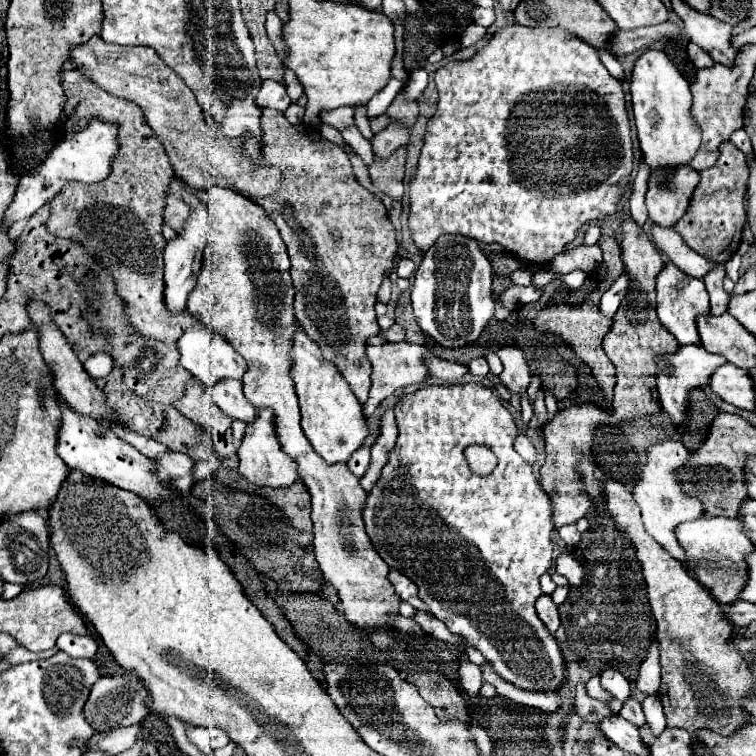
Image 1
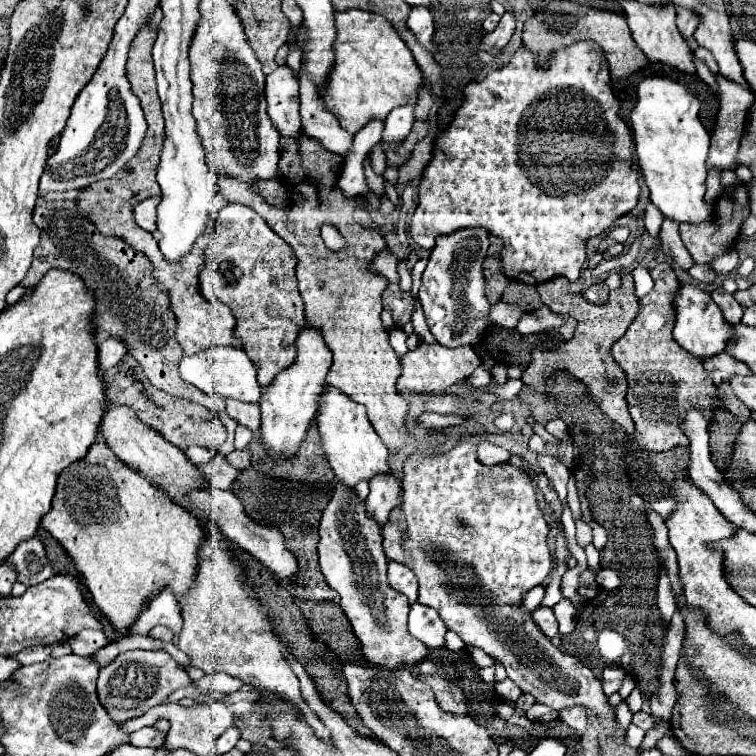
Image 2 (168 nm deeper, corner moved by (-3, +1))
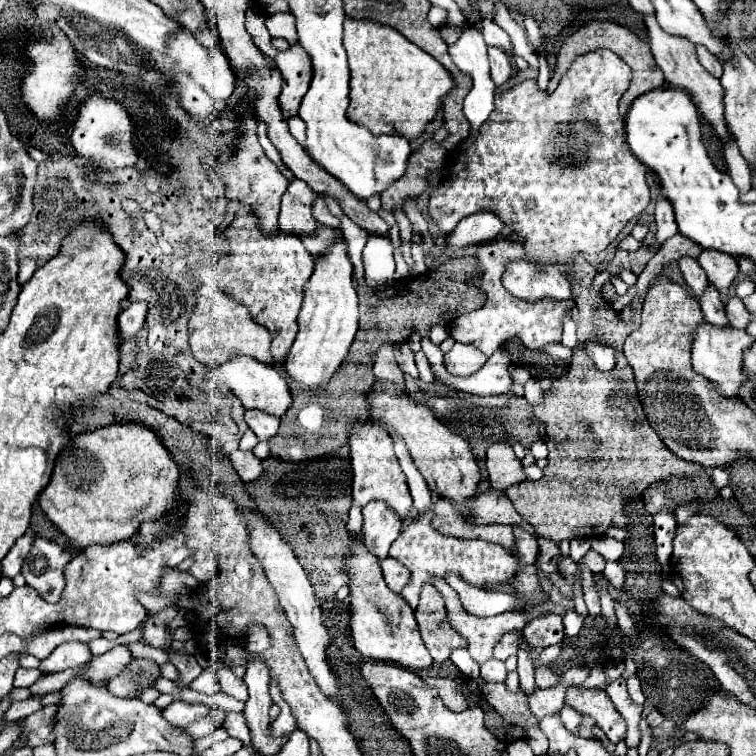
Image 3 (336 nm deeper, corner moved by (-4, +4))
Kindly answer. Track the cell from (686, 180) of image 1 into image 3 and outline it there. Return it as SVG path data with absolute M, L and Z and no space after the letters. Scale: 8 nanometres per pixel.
M680 258L678 260L678 268L682 270L688 288L692 288L696 292L696 296L700 298L702 292L704 292L704 288L706 288L706 284L708 284L706 272L702 270L702 266L694 258Z

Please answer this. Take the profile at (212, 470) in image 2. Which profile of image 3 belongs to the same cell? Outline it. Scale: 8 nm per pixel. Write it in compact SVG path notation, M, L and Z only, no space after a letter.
M236 450L236 452L232 452L230 462L232 462L232 468L236 470L236 474L242 478L242 482L252 482L262 474L260 460L252 452Z

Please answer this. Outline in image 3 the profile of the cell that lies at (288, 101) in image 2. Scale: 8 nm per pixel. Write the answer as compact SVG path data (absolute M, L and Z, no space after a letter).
M296 44L284 52L278 52L274 60L276 60L276 68L282 74L282 92L278 104L282 116L292 118L298 114L300 100L304 98L310 86L310 72L312 72L310 58L302 50L302 46Z

